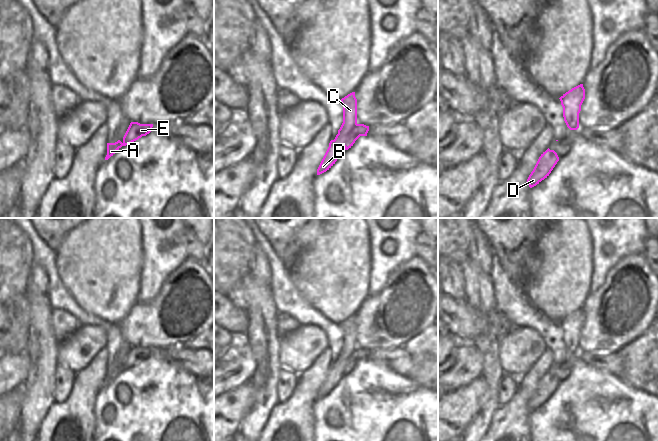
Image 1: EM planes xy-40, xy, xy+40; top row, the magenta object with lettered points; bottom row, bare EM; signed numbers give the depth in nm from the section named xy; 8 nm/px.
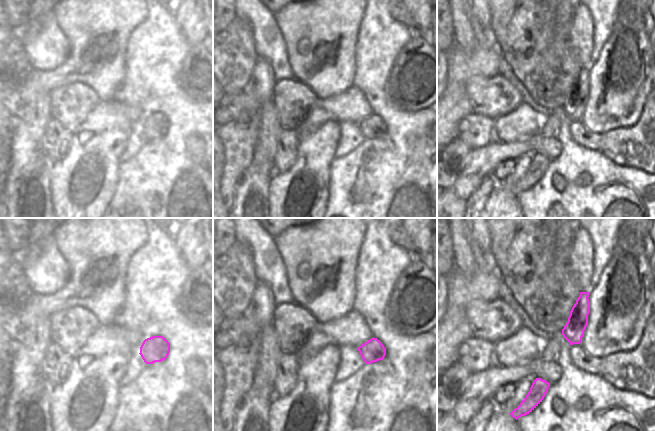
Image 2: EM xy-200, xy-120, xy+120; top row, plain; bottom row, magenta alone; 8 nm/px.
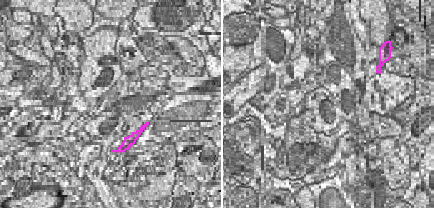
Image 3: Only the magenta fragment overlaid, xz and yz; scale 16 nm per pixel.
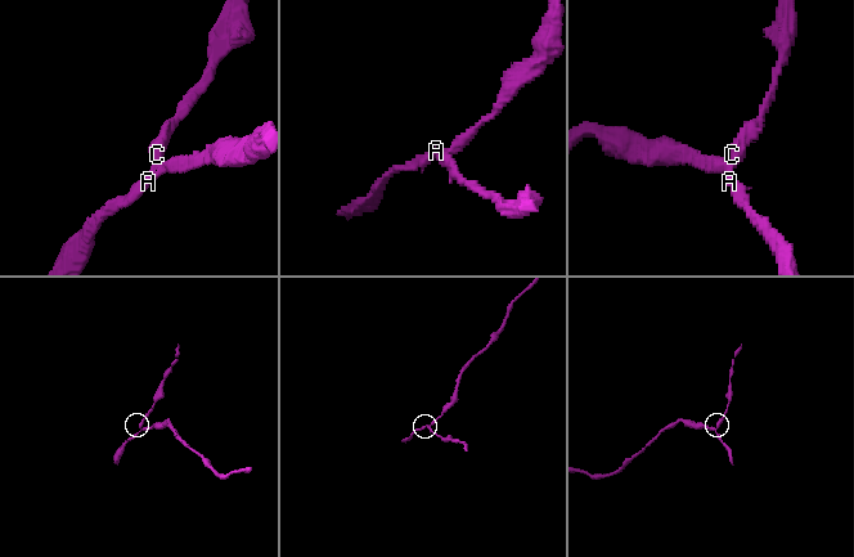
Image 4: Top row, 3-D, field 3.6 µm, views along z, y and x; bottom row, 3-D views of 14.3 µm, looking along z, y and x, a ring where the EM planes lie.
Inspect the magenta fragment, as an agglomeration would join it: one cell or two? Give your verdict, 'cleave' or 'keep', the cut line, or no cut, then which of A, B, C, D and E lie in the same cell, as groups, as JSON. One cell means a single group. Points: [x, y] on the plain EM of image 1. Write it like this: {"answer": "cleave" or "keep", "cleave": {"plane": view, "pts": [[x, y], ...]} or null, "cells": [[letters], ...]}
{"answer": "cleave", "cleave": {"plane": "xy", "pts": [[356, 347], [348, 358], [343, 370]]}, "cells": [["A", "B", "C", "D"], ["E"]]}

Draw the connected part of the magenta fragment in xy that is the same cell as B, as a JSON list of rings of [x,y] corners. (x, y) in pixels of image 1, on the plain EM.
[[[355,316],[342,322],[341,327],[343,329],[343,347],[335,363],[330,365],[329,371],[317,393],[317,399],[326,396],[335,388],[343,377],[348,358],[357,348],[357,323]]]

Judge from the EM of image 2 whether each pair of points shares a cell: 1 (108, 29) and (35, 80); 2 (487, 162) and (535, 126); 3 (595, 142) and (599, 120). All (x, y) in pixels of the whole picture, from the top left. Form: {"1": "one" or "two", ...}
{"1": "one", "2": "two", "3": "two"}

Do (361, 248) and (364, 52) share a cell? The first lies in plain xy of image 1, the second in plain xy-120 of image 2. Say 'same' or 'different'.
different

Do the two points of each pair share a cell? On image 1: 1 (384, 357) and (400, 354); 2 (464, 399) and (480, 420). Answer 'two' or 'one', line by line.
1: one
2: two

